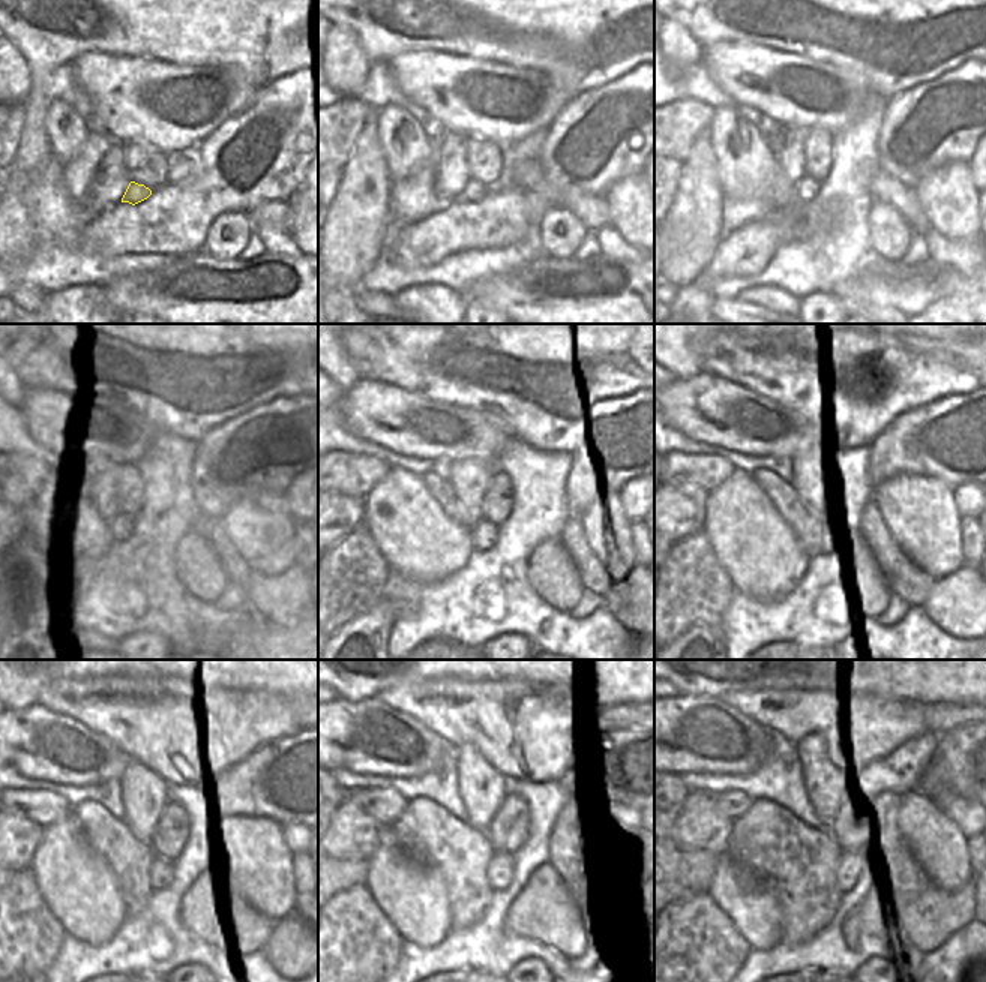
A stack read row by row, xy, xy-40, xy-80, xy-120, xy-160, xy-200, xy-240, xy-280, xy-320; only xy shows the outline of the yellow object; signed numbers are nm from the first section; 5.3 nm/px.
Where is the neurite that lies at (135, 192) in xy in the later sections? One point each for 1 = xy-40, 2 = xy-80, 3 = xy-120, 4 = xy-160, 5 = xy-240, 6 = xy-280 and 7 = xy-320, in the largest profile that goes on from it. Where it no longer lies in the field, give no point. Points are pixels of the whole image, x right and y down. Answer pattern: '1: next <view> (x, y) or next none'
1: next xy-40 (473, 191)
2: next xy-80 (808, 188)
3: next xy-120 (141, 529)
4: next xy-160 (482, 535)
5: next xy-240 (159, 871)
6: next xy-280 (502, 867)
7: next xy-320 (850, 867)

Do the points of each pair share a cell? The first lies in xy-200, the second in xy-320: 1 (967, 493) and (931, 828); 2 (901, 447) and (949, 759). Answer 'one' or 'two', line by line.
1: two
2: one

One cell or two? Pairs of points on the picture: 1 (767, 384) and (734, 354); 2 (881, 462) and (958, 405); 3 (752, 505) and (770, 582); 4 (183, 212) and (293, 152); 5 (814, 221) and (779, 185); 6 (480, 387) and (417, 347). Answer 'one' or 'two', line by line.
1: one
2: one
3: one
4: one
5: two
6: one

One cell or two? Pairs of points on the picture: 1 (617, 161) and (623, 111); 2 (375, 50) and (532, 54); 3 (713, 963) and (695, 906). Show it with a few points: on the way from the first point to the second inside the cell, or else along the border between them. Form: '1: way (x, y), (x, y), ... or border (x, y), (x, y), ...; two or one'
1: way (617, 149), (619, 123); one
2: way (414, 41), (492, 41); one
3: way (700, 949), (695, 945), (695, 919); one

